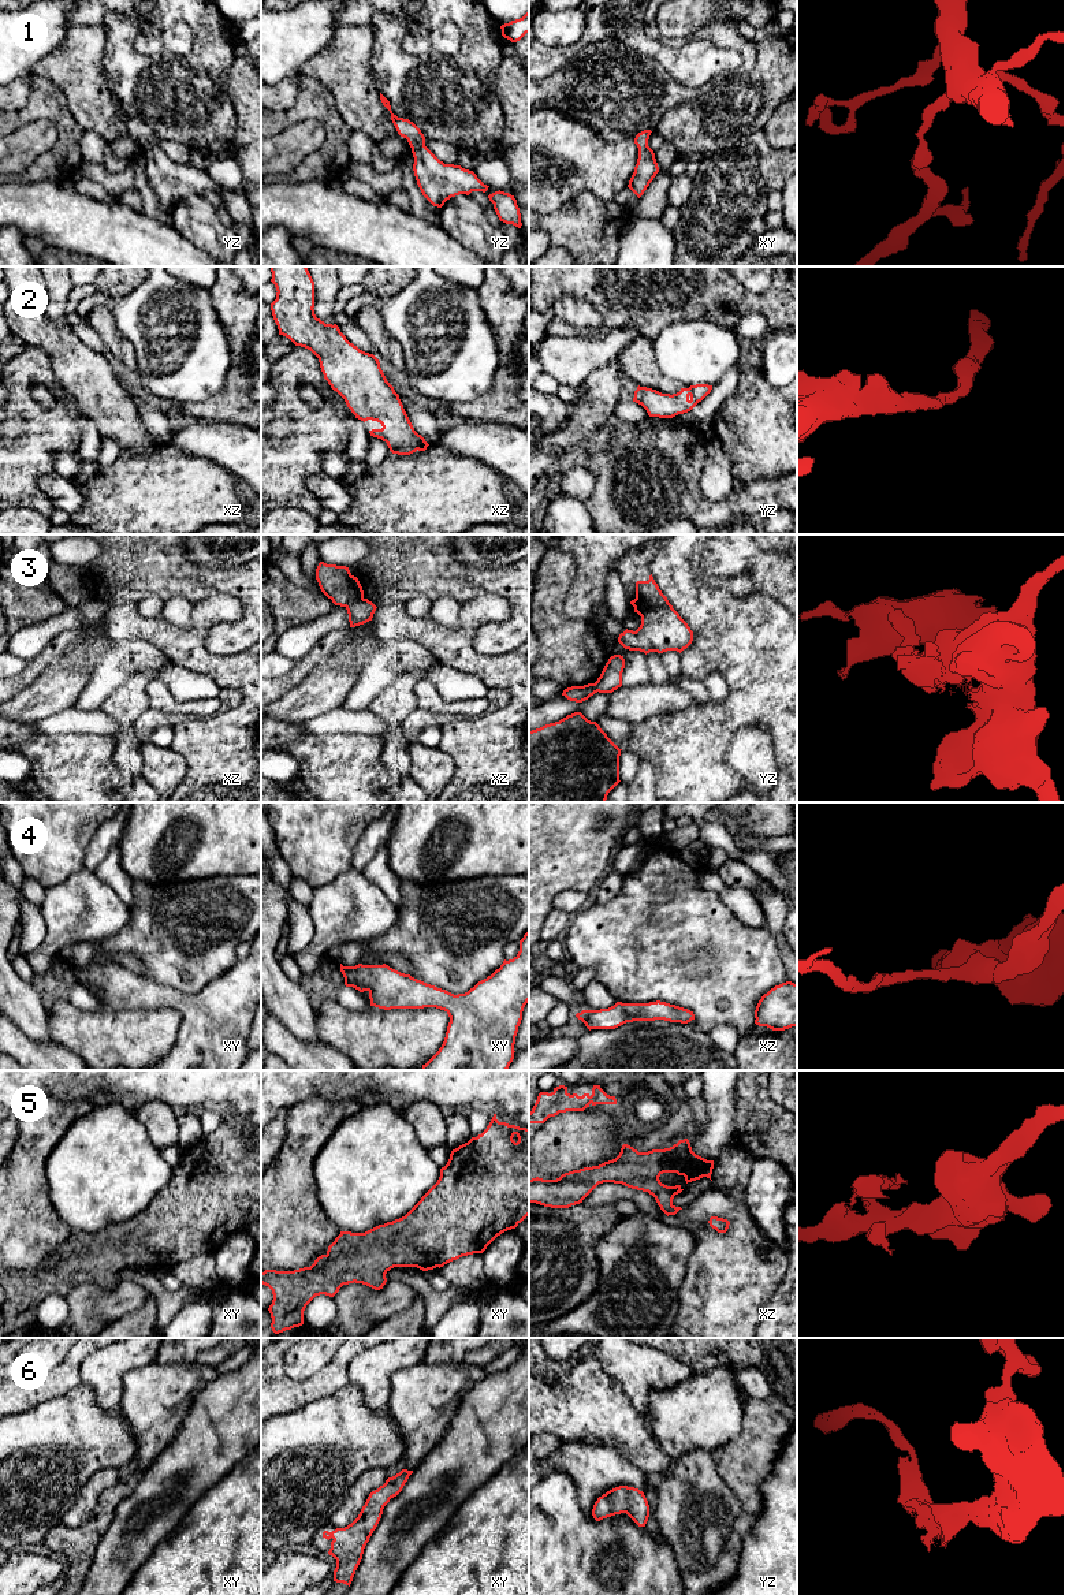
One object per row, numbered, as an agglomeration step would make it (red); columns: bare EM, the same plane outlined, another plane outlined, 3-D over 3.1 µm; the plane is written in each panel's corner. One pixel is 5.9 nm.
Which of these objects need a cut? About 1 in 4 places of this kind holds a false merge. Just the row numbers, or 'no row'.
3

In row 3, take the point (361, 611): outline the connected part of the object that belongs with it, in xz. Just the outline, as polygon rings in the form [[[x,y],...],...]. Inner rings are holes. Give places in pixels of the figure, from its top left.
[[[360,599],[345,605],[349,614],[350,627],[355,627],[372,621],[376,605],[368,599]]]

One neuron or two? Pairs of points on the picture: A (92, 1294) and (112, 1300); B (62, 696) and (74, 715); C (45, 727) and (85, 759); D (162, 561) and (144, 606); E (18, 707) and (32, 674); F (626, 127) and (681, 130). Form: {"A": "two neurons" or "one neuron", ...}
{"A": "two neurons", "B": "two neurons", "C": "two neurons", "D": "two neurons", "E": "two neurons", "F": "two neurons"}

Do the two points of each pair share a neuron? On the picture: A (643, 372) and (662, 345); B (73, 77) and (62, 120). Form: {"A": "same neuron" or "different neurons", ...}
{"A": "different neurons", "B": "different neurons"}

